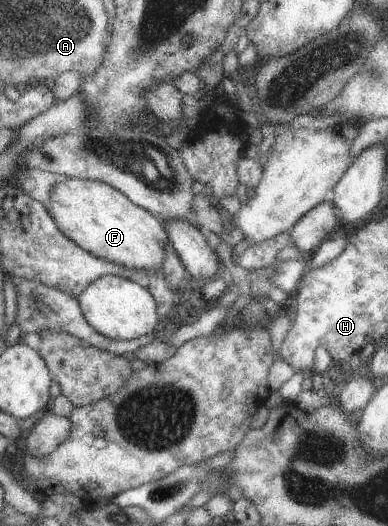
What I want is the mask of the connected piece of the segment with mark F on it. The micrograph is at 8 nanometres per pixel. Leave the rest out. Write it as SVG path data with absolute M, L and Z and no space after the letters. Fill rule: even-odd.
M65 176L52 183L44 205L55 227L83 251L125 269L162 271L163 246L169 245L163 220L133 205L117 189L101 181Z

